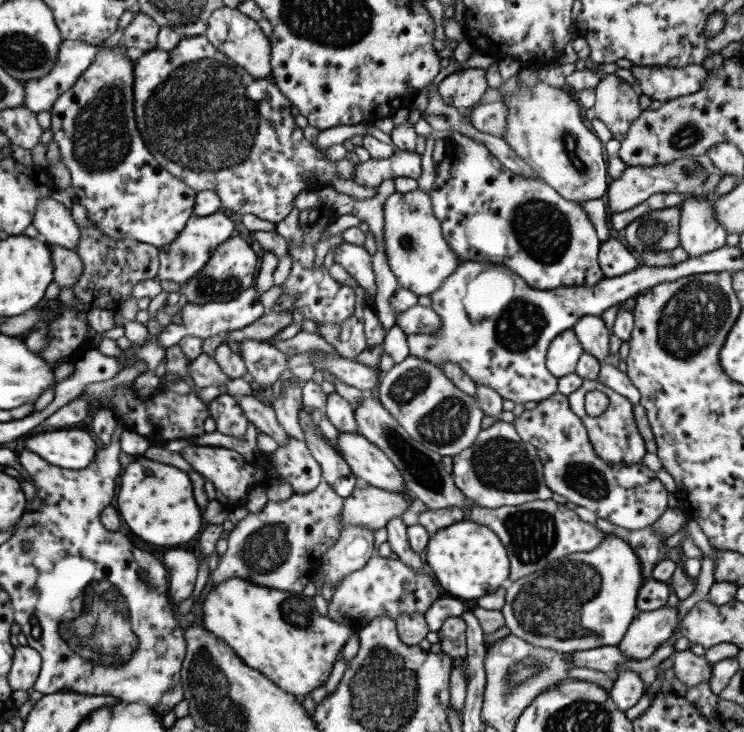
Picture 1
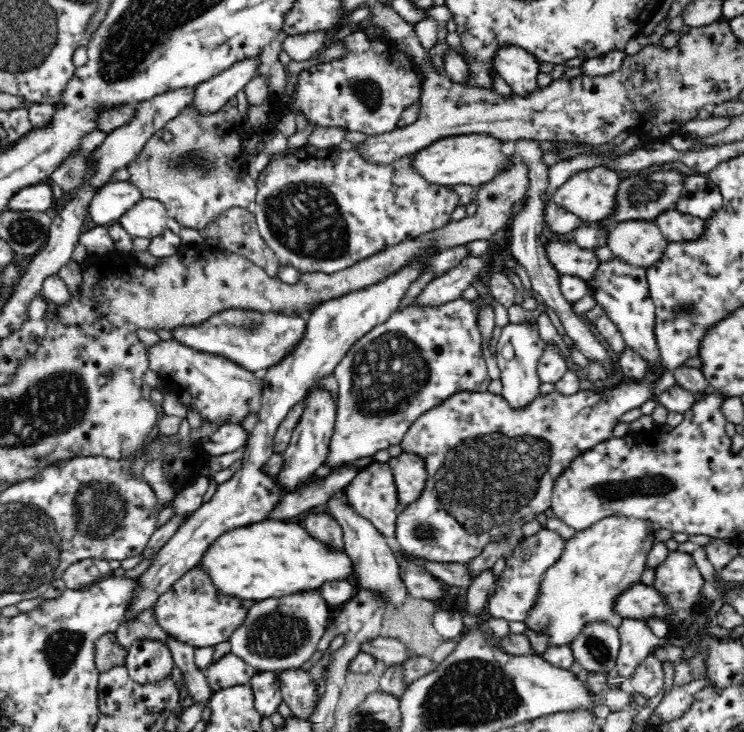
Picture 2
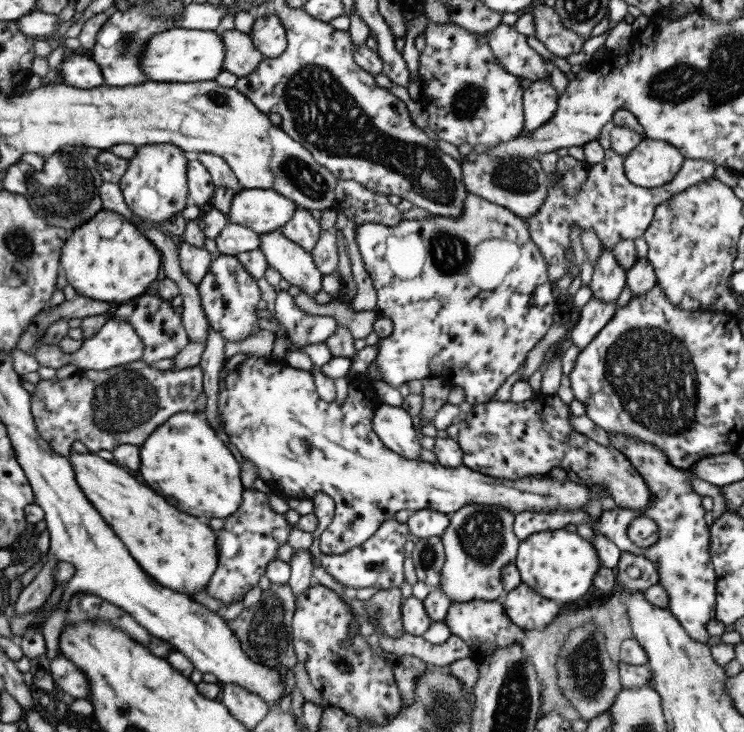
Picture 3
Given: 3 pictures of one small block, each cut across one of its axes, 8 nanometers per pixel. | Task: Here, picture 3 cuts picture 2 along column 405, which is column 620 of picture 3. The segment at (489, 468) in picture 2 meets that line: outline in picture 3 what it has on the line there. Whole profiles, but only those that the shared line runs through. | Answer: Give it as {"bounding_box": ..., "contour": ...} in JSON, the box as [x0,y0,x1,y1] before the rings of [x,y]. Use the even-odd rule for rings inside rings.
{"bounding_box":[512,434,715,646],"contour":[[[608,434],[609,444],[625,455],[632,468],[643,477],[647,489],[649,489],[649,504],[639,510],[627,510],[616,506],[615,509],[601,510],[599,518],[591,522],[583,510],[569,510],[569,512],[517,512],[513,517],[512,530],[518,541],[525,540],[531,534],[541,531],[563,529],[567,524],[587,523],[595,533],[601,533],[619,547],[620,551],[627,551],[637,556],[647,557],[655,563],[657,569],[657,583],[668,596],[668,612],[677,620],[687,637],[699,645],[709,646],[714,640],[707,634],[707,623],[714,619],[715,609],[715,572],[709,556],[709,534],[703,519],[701,508],[701,496],[695,493],[689,483],[691,470],[671,466],[665,458],[665,454],[655,448],[653,444],[645,444],[634,440],[633,436],[625,434]],[[644,516],[651,518],[657,528],[659,537],[649,547],[637,547],[631,544],[627,537],[627,526],[633,518]]]}

